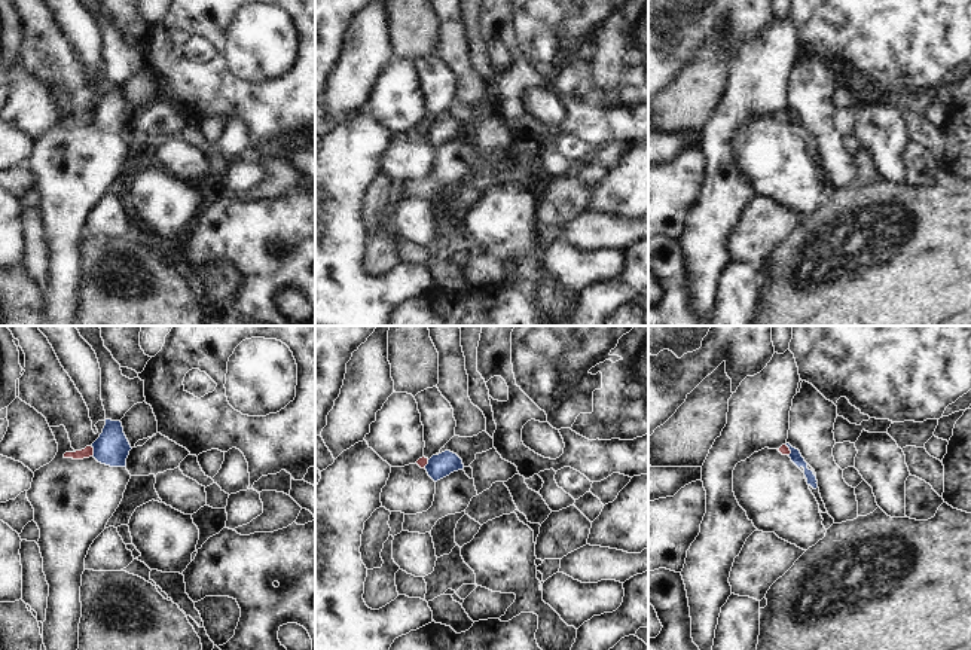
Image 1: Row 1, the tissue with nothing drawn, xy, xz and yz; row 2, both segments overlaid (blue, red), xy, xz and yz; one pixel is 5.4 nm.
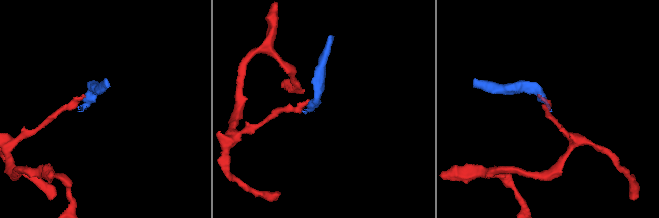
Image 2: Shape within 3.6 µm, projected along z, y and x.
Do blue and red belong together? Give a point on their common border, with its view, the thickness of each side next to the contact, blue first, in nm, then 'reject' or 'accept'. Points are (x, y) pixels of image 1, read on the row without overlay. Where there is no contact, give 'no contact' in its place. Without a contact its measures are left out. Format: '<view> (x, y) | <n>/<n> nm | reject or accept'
xy (94, 118) | 190/60 nm | reject

